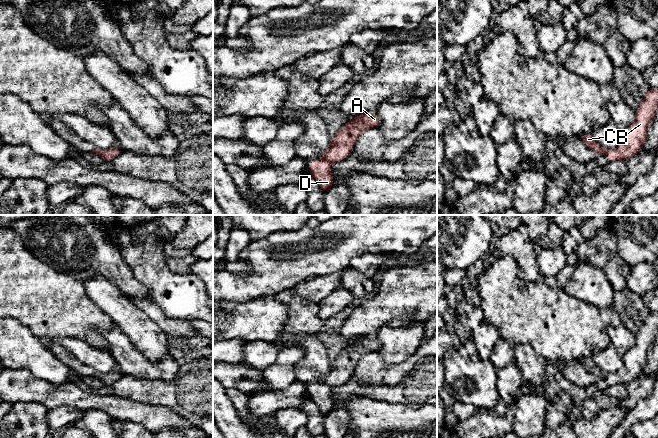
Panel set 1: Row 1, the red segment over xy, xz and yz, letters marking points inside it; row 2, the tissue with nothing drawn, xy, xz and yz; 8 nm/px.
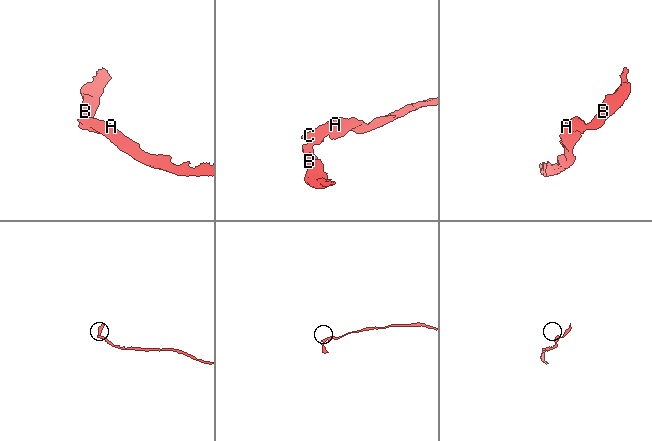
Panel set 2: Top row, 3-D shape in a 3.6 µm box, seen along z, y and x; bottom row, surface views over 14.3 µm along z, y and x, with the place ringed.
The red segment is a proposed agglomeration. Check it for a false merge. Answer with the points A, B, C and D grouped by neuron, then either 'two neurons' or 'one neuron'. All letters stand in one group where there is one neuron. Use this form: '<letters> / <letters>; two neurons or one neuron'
A C / B D; two neurons

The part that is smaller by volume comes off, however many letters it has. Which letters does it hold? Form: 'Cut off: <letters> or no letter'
Cut off: B, D

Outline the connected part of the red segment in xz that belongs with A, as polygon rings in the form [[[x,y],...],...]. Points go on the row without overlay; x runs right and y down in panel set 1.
[[[367,337],[356,340],[352,345],[347,346],[336,359],[331,361],[331,368],[323,376],[323,383],[329,387],[343,384],[352,377],[357,362],[371,352],[377,352],[381,346],[380,341],[375,337]]]

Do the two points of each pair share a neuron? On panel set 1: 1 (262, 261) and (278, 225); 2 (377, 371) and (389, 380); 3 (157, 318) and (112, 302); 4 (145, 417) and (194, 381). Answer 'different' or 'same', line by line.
1: different
2: same
3: different
4: different

